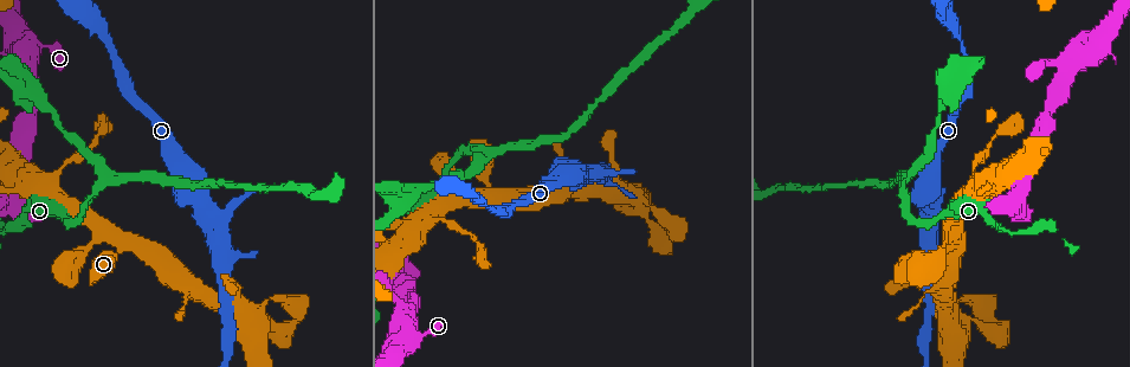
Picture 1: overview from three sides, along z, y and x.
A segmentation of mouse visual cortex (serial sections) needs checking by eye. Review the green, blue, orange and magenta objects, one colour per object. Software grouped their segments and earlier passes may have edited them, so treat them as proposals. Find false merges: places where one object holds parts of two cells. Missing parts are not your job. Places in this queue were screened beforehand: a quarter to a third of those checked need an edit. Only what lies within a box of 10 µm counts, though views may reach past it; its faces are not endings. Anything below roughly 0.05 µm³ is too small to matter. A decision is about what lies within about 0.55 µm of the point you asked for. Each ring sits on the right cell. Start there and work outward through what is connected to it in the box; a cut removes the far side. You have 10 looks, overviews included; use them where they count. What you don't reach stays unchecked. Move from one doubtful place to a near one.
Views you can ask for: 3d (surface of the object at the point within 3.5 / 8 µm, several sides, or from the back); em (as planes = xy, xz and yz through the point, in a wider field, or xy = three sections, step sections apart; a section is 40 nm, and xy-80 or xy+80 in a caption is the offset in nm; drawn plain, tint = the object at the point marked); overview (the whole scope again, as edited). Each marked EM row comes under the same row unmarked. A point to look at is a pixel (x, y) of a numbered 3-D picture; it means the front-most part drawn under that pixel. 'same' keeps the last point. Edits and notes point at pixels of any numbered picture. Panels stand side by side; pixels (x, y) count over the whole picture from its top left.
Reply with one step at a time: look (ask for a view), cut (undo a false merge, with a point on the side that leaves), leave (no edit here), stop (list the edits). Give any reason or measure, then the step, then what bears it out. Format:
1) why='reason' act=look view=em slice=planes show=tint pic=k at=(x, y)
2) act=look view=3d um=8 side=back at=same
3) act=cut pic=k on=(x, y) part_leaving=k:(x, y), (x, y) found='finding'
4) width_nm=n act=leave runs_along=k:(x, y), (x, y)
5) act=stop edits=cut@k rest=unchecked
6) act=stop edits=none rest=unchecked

why='sudden change in width' act=look view=3d um=3.5 pic=1 at=(124, 247)

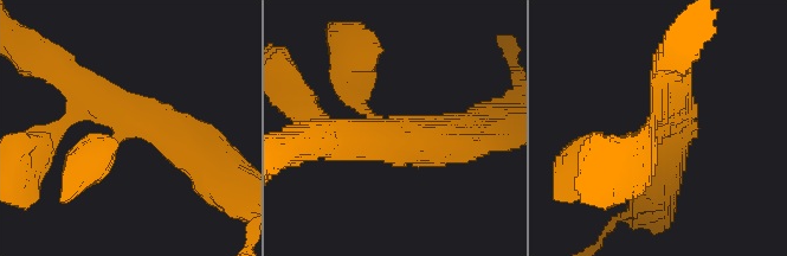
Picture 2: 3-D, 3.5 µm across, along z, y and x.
arms=4 arm_widths_nm=200,250,350,500 act=look view=em slice=xy step=2 show=tint pic=2 at=(129, 123)

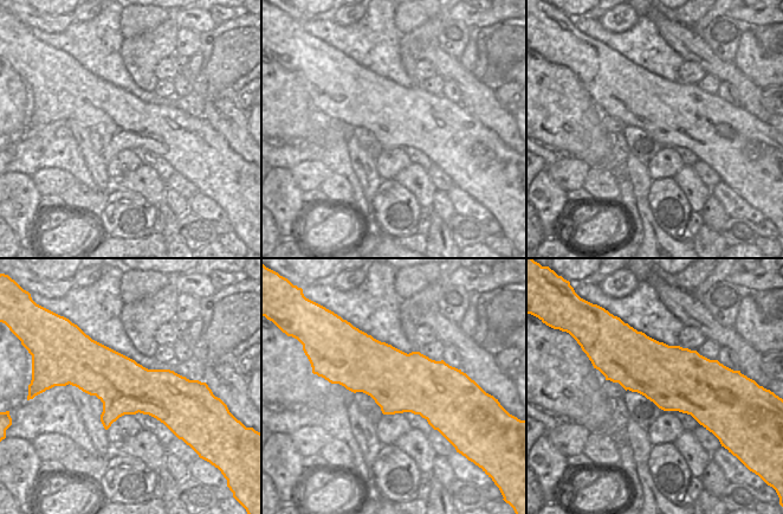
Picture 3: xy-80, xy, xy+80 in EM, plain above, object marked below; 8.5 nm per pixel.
act=leave runs_along=2:(348, 83), (392, 129), (457, 135) found='continuous, no second cell'

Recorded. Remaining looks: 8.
why='arms part here' act=look view=3d um=3.5 pic=1 at=(481, 148)

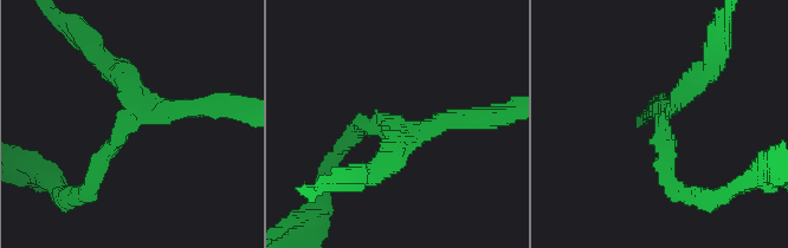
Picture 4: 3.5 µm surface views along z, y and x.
act=look view=em slice=xy step=2 show=tint pic=4 at=(396, 121)

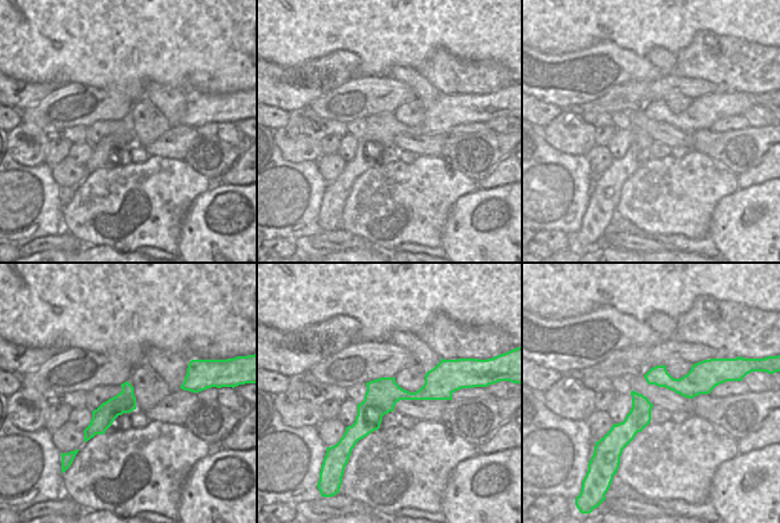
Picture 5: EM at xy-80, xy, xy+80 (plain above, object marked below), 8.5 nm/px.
arms=3 arm_widths_nm=200,250,350 act=leave runs_along=5:(451, 386), (391, 395), (346, 438) found='continuous, no second cell'

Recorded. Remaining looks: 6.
why='abrupt turn' act=look view=3d um=3.5 pic=1 at=(226, 216)

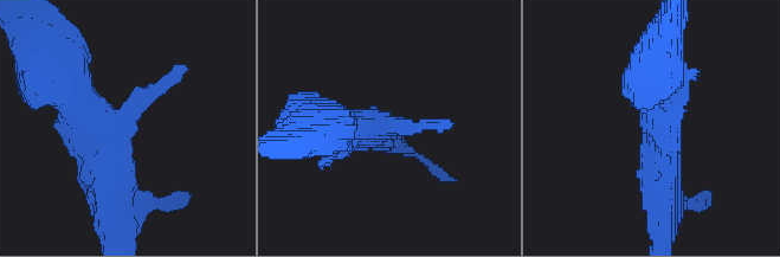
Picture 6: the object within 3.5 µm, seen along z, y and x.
act=look view=em slice=xy step=2 show=tint pic=6 at=(384, 124)

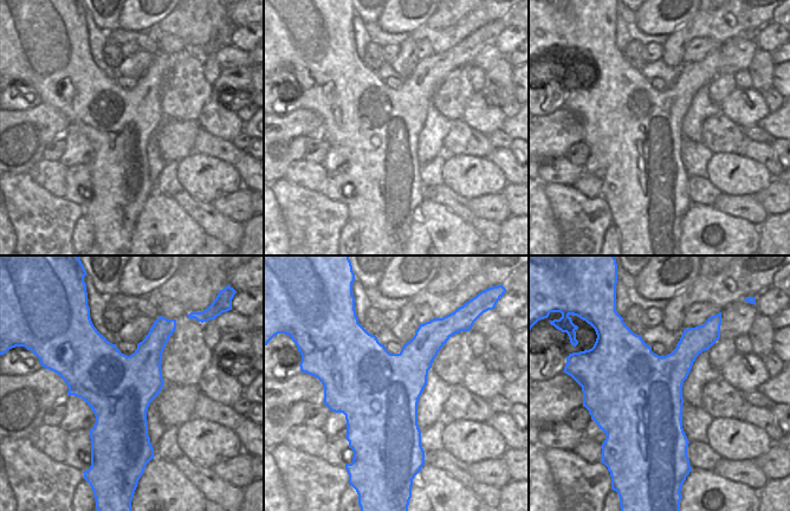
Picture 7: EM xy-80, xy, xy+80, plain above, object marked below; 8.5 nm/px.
act=leave runs_along=6:(59, 89), (107, 133), (182, 68) found='one cell here'

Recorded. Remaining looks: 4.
why='two arms at a narrow angle' act=look view=3d um=3.5 side=back pic=1 at=(971, 180)

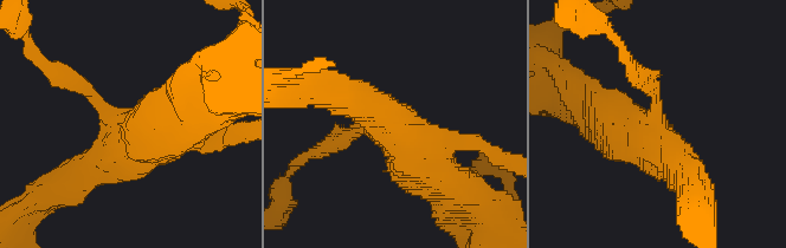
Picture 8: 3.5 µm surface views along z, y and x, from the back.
arms=4 arm_widths_nm=150,200,450,600 act=look view=em slice=xy step=1 show=tint pic=8 at=(654, 124)

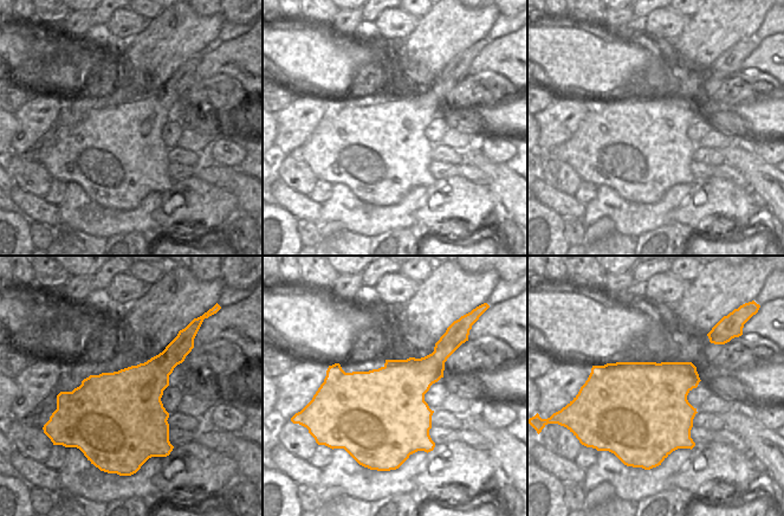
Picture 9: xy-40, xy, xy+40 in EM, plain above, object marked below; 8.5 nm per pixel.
act=leave runs_along=8:(340, 95), (366, 104), (453, 183) found='all the same cell'

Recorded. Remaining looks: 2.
act=stop edits=none rest=unchecked

